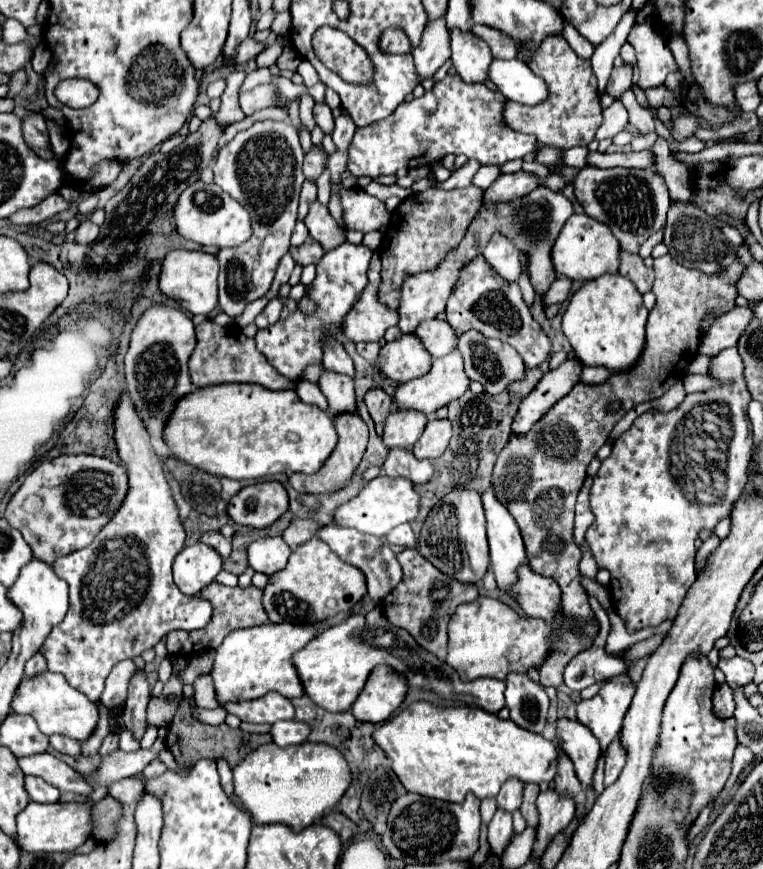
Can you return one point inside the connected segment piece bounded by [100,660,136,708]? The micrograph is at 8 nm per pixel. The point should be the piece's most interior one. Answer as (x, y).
(114, 695)

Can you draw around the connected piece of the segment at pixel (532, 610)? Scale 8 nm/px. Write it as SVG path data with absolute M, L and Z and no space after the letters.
M528 564L518 566L518 580L506 590L510 598L514 598L526 616L552 620L556 608L560 608L560 588L550 578L544 578Z

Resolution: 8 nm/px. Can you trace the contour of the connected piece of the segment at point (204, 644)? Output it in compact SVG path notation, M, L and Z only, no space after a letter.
M218 582L208 584L200 596L210 600L210 604L214 606L214 614L212 620L202 628L202 630L192 630L192 632L172 632L166 640L168 652L170 654L180 654L180 656L192 656L196 652L200 652L200 648L218 648L218 644L222 644L224 636L228 632L232 632L232 628L250 628L250 626L260 626L268 622L268 616L262 608L262 590L256 586L248 586L248 588L228 588L222 586Z

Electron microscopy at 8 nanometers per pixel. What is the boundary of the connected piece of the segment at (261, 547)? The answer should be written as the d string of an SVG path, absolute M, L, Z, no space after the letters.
M278 536L278 538L260 538L250 544L248 548L248 560L250 566L256 572L262 572L266 576L282 570L288 564L290 546Z

